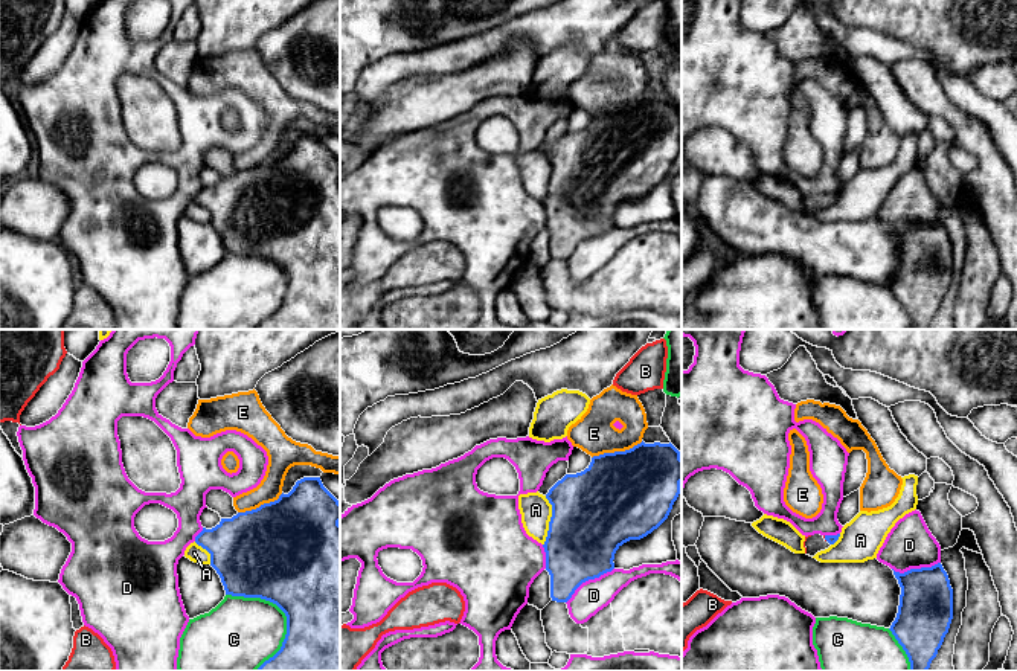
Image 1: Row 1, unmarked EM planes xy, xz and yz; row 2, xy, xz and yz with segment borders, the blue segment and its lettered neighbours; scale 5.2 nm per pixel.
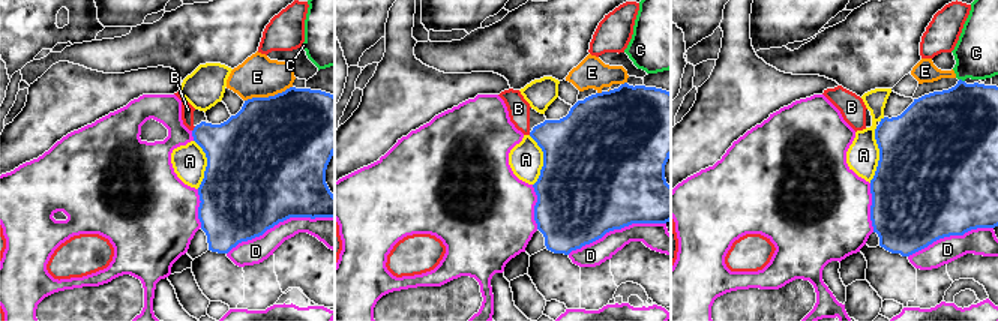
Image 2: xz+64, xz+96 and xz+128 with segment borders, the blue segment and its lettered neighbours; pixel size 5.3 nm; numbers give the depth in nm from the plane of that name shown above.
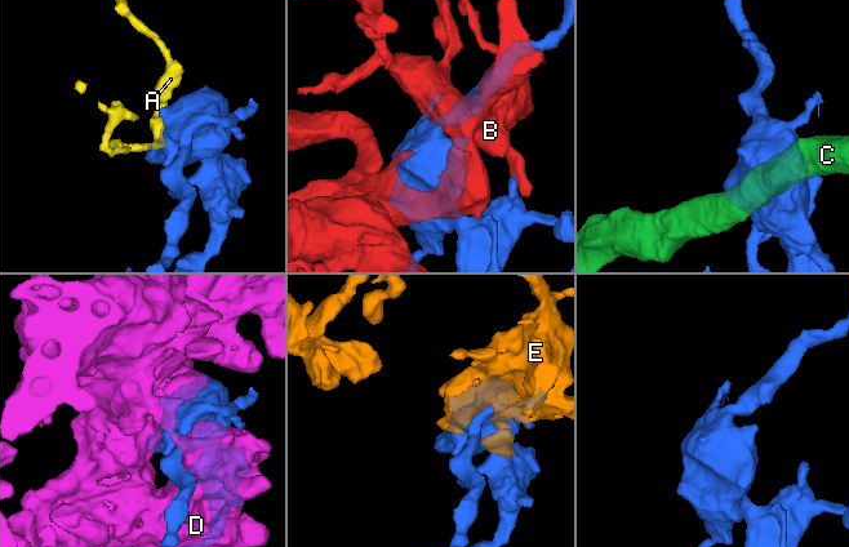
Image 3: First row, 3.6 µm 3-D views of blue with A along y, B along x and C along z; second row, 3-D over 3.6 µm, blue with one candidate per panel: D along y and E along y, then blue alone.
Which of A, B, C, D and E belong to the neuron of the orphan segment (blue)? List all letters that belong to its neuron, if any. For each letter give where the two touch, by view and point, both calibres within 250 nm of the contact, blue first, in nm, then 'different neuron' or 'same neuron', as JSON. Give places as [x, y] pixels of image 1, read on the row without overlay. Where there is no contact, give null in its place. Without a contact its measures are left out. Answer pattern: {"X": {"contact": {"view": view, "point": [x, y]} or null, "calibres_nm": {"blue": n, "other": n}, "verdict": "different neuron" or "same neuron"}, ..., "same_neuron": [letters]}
{"A": {"contact": {"view": "xz", "point": [551, 179]}, "calibres_nm": {"blue": 440, "other": 160}, "verdict": "different neuron"}, "B": {"contact": {"view": "yz", "point": [825, 197]}, "calibres_nm": {"blue": 50, "other": 20}, "verdict": "same neuron"}, "C": {"contact": {"view": "xy", "point": [285, 273]}, "calibres_nm": {"blue": 500, "other": 380}, "verdict": "different neuron"}, "D": {"contact": {"view": "xz", "point": [587, 238]}, "calibres_nm": {"blue": 380, "other": 170}, "verdict": "different neuron"}, "E": {"contact": {"view": "xz", "point": [616, 110]}, "calibres_nm": {"blue": 480, "other": 220}, "verdict": "different neuron"}, "same_neuron": ["B"]}

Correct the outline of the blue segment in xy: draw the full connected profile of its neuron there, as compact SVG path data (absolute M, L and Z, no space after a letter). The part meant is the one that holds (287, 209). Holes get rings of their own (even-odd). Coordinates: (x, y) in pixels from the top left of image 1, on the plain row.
M303 136L278 159L221 177L212 188L203 186L195 201L210 212L210 224L220 233L226 253L270 259L287 274L281 308L256 329L340 329L340 160L320 136Z

